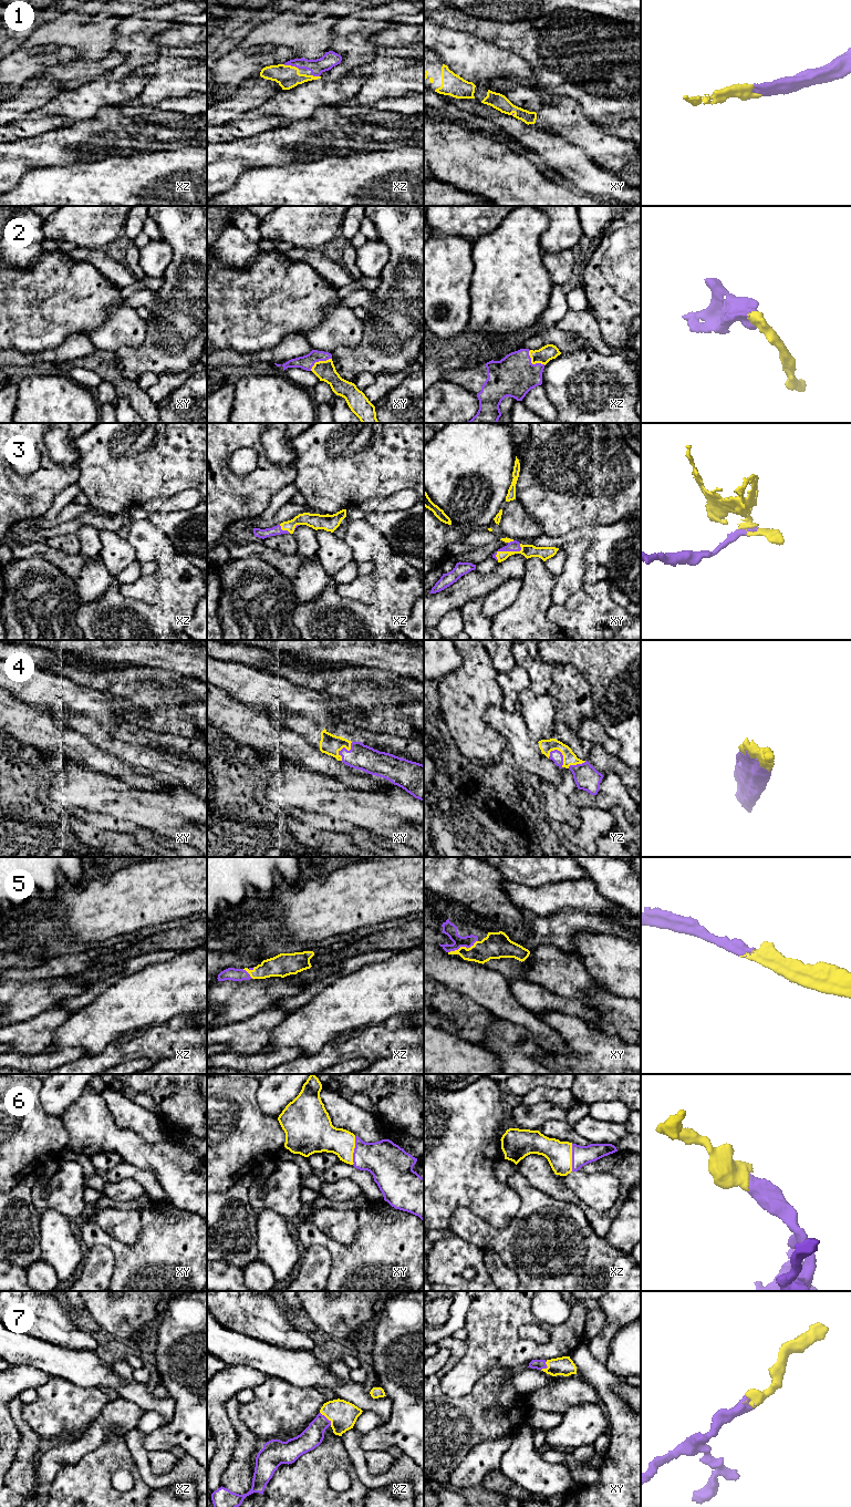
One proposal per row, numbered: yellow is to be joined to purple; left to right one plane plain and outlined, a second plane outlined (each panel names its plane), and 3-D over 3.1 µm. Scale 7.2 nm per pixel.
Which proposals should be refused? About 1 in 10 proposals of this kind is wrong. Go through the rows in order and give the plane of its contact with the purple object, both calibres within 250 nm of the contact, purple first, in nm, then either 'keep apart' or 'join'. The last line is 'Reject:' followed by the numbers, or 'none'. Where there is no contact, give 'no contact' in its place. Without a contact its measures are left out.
1: xz | 110/170 nm | join
2: xz | 300/120 nm | join
3: xy | 80/100 nm | join
4: yz | 90/100 nm | join
5: xy | 90/190 nm | join
6: xy | 280/220 nm | join
7: xz | 160/200 nm | join
Reject: none

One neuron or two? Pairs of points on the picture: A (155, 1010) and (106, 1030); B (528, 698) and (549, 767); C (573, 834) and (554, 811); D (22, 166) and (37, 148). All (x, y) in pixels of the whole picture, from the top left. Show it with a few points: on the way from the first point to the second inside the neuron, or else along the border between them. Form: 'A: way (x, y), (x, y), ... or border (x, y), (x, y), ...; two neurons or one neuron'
A: way (143, 1010), (126, 1010), (118, 1018); one neuron
B: border (522, 719), (528, 734), (537, 742); two neurons
C: border (580, 809), (581, 824), (578, 827), (561, 825); two neurons
D: border (11, 160), (27, 160), (38, 166); two neurons

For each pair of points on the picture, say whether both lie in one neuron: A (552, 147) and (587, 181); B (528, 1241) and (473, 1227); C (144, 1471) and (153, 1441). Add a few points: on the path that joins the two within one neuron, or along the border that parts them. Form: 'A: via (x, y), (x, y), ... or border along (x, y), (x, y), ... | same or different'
A: via (561, 156), (578, 172) | same
B: via (515, 1241), (504, 1241), (486, 1237) | same
C: border along (145, 1435), (144, 1447), (148, 1452) | different

